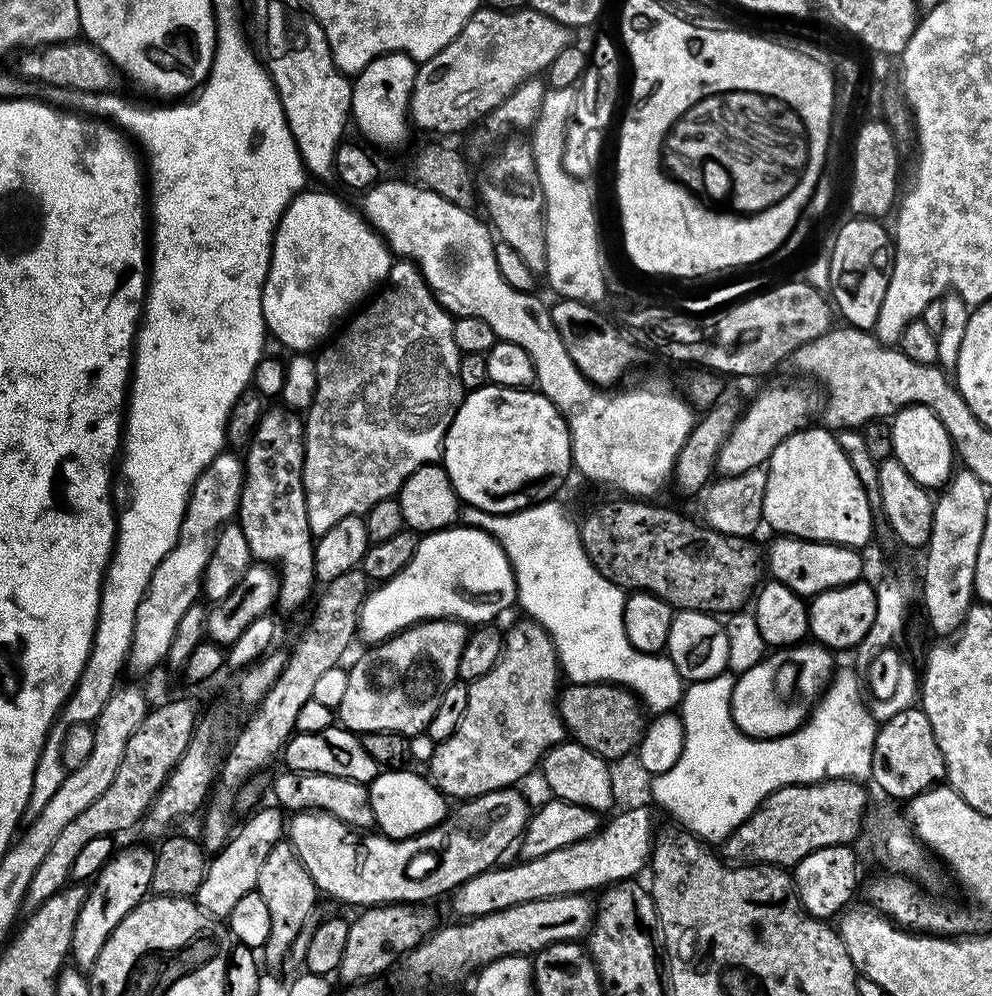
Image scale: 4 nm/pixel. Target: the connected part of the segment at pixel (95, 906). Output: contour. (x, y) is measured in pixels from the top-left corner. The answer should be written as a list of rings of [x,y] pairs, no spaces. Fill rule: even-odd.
[[[124,848],[115,853],[111,860],[104,863],[104,869],[91,881],[87,889],[82,910],[78,910],[78,922],[74,922],[71,959],[81,970],[91,969],[92,963],[102,954],[106,938],[114,934],[118,922],[137,908],[141,900],[149,895],[154,878],[155,851],[148,848]]]

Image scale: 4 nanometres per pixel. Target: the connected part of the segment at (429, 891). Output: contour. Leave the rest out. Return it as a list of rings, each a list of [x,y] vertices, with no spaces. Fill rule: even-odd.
[[[515,787],[502,788],[498,792],[487,792],[473,800],[463,801],[438,827],[408,840],[391,840],[389,836],[361,834],[348,827],[328,812],[305,810],[295,813],[286,824],[286,840],[292,845],[296,857],[306,866],[317,889],[344,904],[359,906],[385,905],[391,903],[422,904],[446,892],[451,893],[470,877],[493,869],[496,865],[496,851],[504,848],[508,840],[515,841],[528,824],[530,808],[524,805]]]

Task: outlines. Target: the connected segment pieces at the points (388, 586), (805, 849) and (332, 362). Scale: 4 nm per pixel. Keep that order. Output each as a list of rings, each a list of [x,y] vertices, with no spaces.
[[[453,526],[444,528],[440,532],[429,532],[421,535],[420,545],[418,550],[414,550],[414,558],[410,558],[410,562],[398,574],[394,574],[394,578],[383,581],[379,586],[373,587],[369,591],[368,597],[364,600],[364,605],[360,611],[360,626],[358,629],[359,639],[365,640],[365,645],[371,646],[379,644],[381,640],[389,640],[398,632],[403,632],[404,629],[412,627],[413,624],[418,624],[422,620],[458,620],[468,626],[488,626],[493,623],[492,620],[499,612],[507,610],[511,604],[517,603],[516,599],[516,576],[512,572],[512,564],[508,560],[508,556],[504,552],[504,547],[492,537],[488,532],[484,532],[478,527],[469,526],[469,528],[460,528],[461,526]]]
[[[845,778],[818,784],[787,784],[772,792],[723,841],[723,855],[737,865],[794,866],[814,850],[839,844],[851,845],[864,824],[868,792],[861,781]]]
[[[407,258],[397,259],[388,272],[387,283],[389,285],[393,284],[396,288],[385,287],[375,297],[377,300],[374,301],[375,299],[373,299],[367,305],[369,308],[361,316],[353,315],[347,321],[347,324],[349,323],[348,329],[321,356],[317,355],[315,357],[316,393],[312,399],[311,408],[307,409],[304,425],[303,478],[308,525],[313,537],[316,538],[326,534],[326,530],[330,530],[330,526],[334,526],[334,522],[342,522],[342,518],[347,516],[361,515],[367,512],[370,506],[374,506],[374,502],[393,499],[406,482],[406,478],[410,478],[410,474],[414,474],[414,470],[418,470],[423,464],[437,463],[442,456],[444,436],[448,433],[448,427],[454,422],[454,414],[459,410],[460,404],[464,401],[466,395],[466,387],[464,388],[463,382],[460,381],[462,353],[455,344],[453,317],[436,301],[436,296],[428,289],[428,283],[424,281],[424,276],[420,273],[419,268]]]

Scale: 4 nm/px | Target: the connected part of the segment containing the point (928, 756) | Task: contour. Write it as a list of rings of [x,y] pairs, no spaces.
[[[913,706],[902,710],[876,728],[870,780],[886,795],[907,802],[927,788],[935,788],[944,779],[942,750],[938,750],[934,726],[930,726],[930,718],[926,718],[923,707]]]

